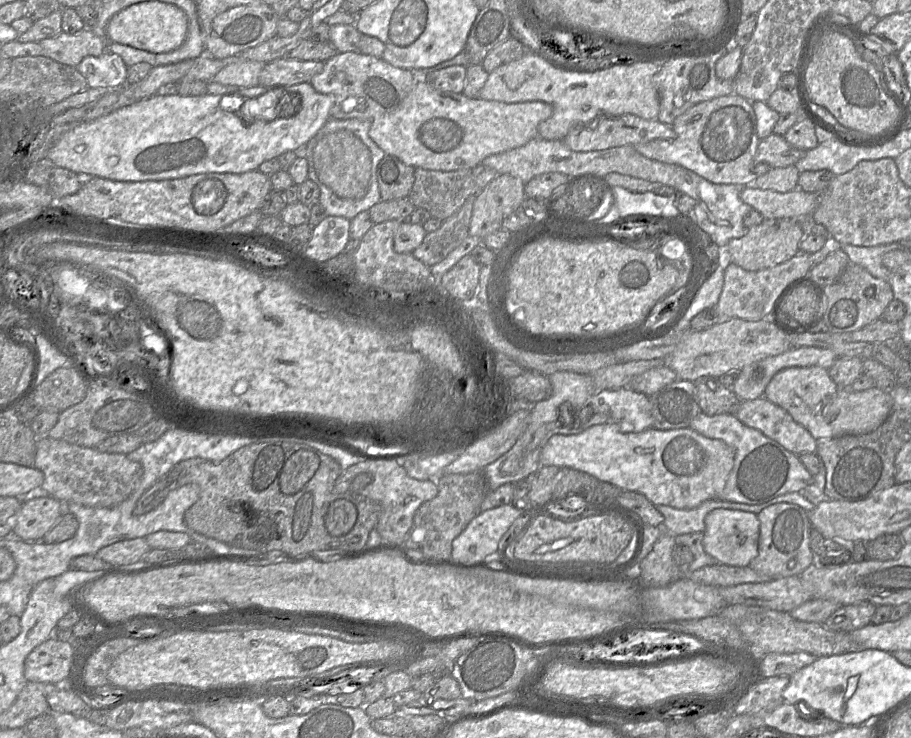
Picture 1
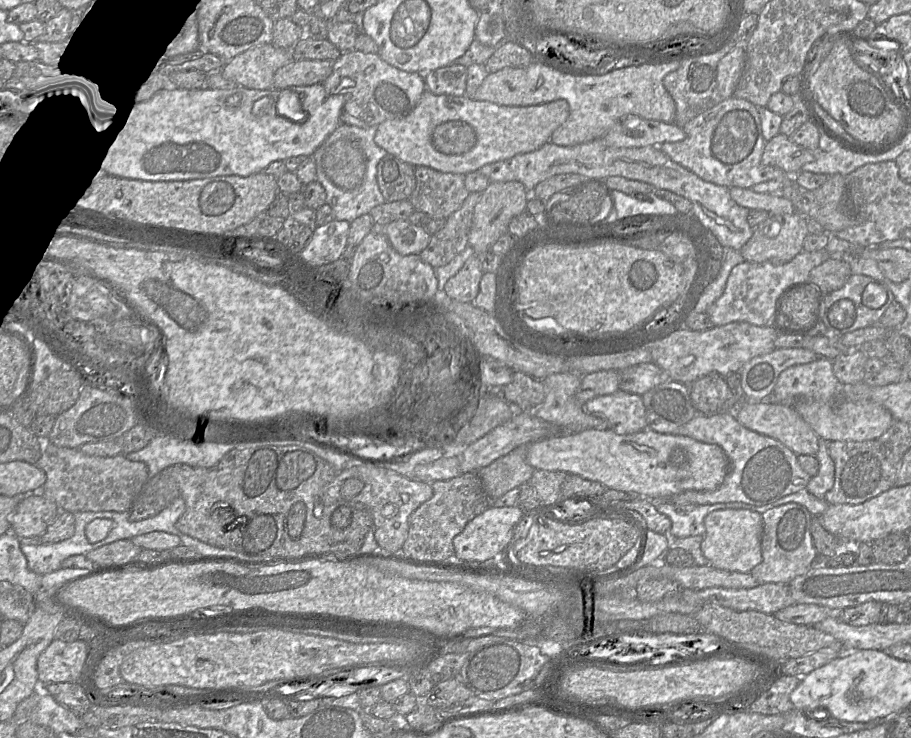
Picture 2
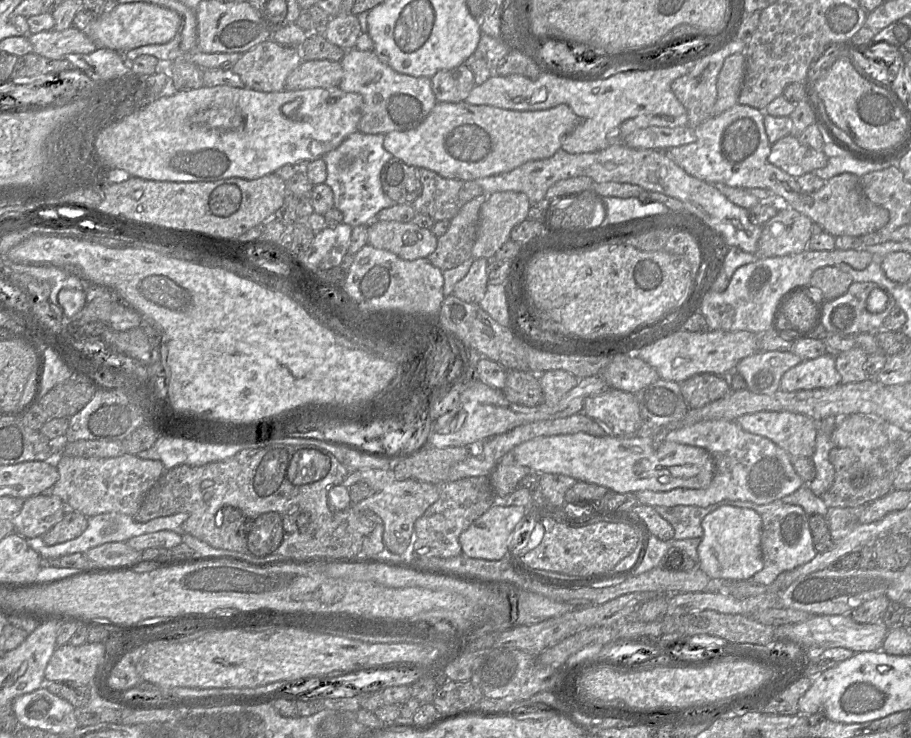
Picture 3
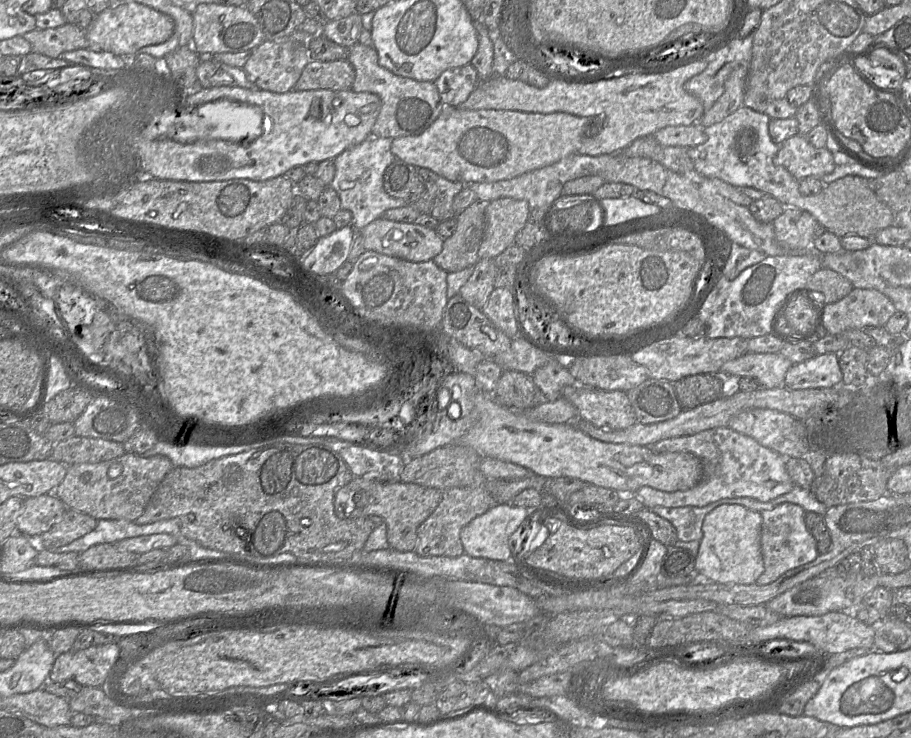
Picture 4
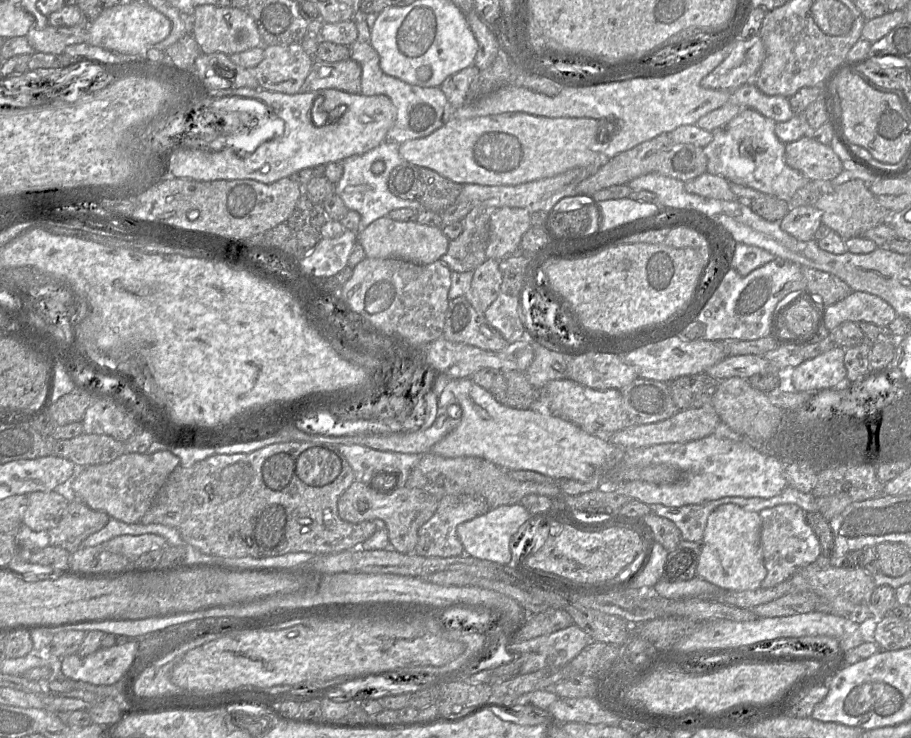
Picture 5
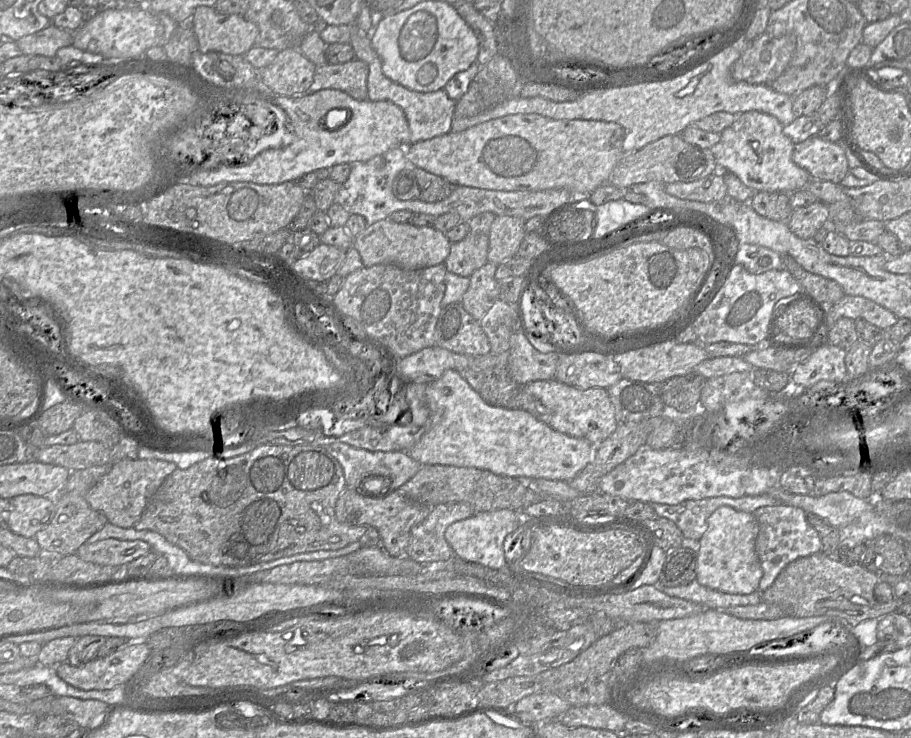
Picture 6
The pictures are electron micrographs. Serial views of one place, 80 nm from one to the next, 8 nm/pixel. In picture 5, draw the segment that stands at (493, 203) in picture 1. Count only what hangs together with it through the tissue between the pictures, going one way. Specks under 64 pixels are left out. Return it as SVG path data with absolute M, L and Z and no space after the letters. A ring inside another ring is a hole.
M501 207L493 211L489 220L487 259L500 260L519 248L521 238L530 228L530 212L524 208Z

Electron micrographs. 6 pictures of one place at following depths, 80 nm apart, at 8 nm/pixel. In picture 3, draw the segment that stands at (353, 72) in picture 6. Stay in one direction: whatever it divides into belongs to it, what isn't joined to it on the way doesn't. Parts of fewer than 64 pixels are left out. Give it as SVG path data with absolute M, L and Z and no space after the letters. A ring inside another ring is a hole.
M303 60L286 78L285 90L338 87L343 77L339 61Z

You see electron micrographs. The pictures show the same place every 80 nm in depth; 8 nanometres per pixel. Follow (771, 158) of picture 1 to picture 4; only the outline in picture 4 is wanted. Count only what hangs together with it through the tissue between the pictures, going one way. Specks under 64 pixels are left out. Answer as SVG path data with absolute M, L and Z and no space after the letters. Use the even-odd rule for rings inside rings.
M796 134L778 145L773 162L786 168L798 181L808 176L822 178L836 166L830 150L814 147L802 135Z

